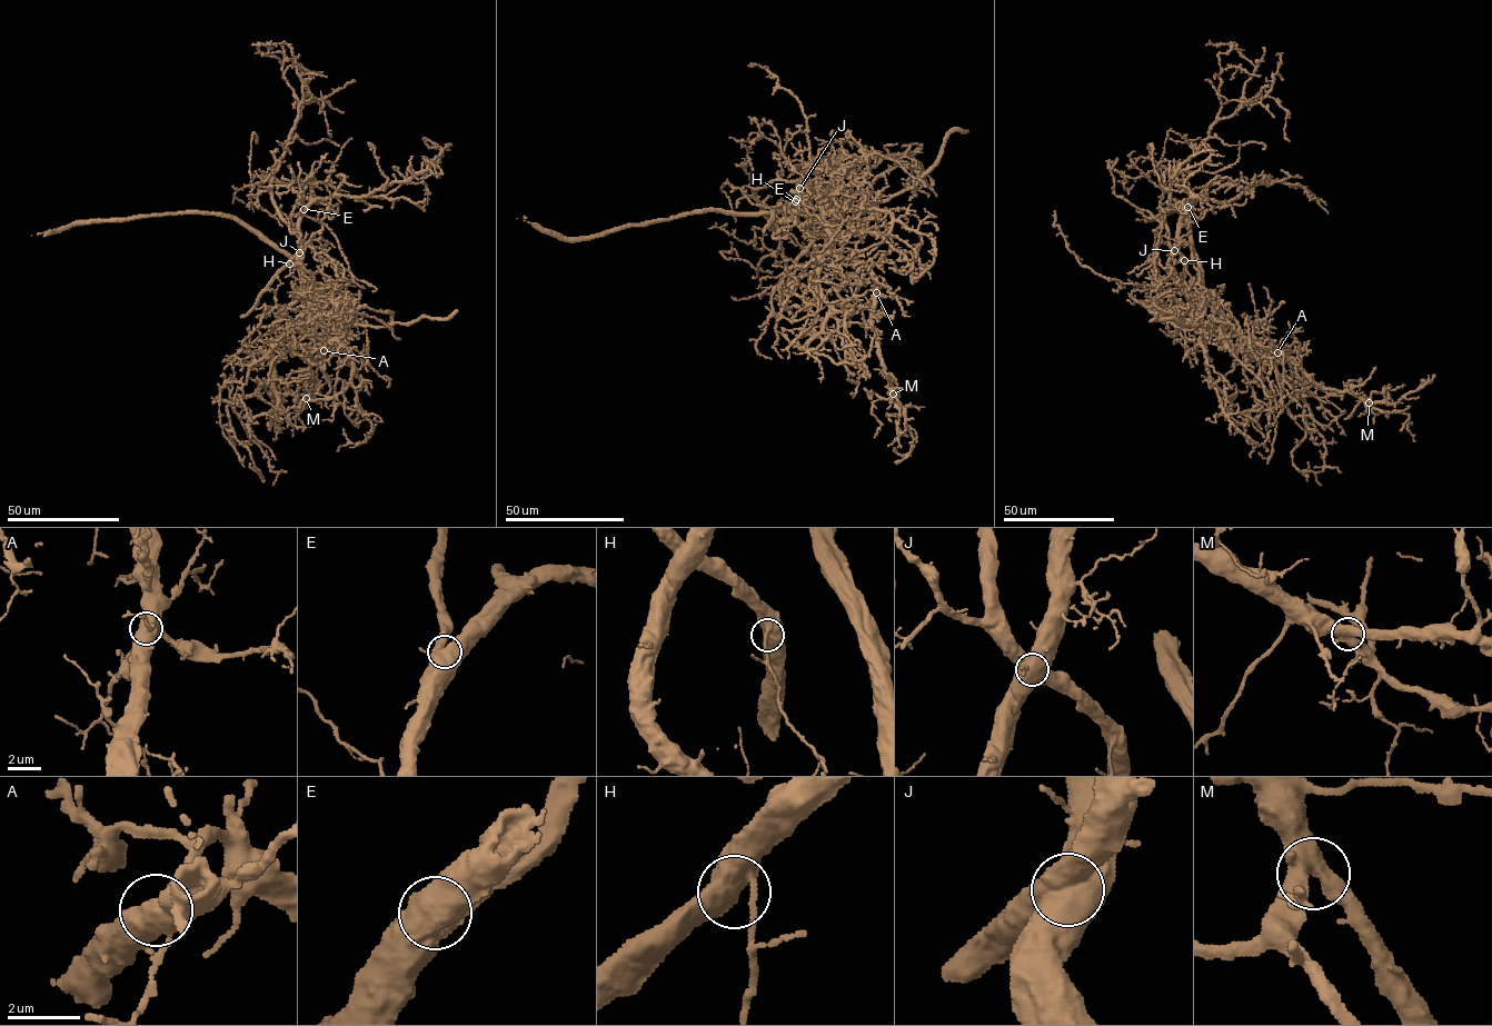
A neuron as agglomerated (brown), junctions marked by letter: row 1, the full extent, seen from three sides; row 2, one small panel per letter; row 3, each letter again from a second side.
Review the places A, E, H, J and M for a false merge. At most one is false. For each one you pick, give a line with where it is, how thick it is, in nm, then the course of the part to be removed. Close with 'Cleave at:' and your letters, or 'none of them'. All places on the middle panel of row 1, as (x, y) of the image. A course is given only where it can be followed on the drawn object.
J: Place: (799, 188). Thickness 650 nm. Course of the part to remove: (799, 188), (796, 181), (774, 180), (752, 189), (777, 232), (791, 280), (769, 294), (738, 300), (732, 297)
Cleave at: J

